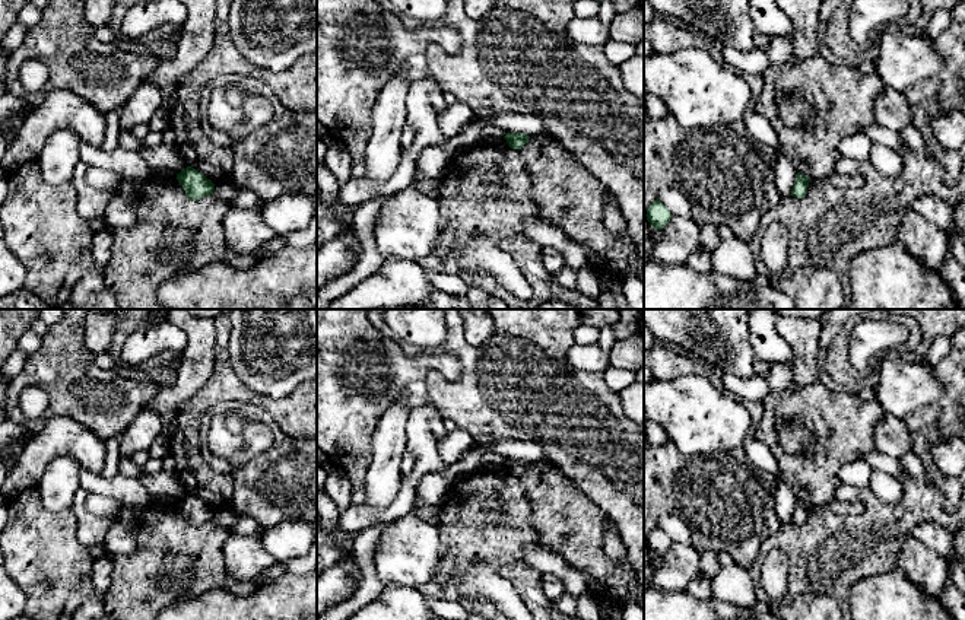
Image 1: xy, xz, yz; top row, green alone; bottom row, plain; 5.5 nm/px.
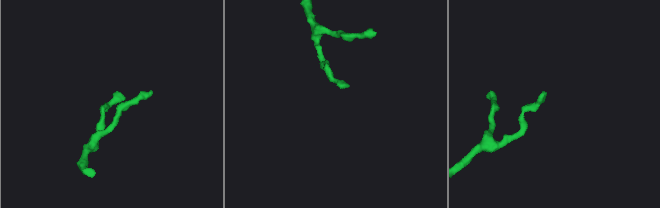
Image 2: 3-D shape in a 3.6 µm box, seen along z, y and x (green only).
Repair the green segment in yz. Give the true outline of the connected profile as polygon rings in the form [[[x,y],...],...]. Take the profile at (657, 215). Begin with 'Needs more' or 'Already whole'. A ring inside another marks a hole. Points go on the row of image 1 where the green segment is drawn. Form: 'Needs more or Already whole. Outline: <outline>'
Already whole. Outline: [[[657,198],[647,210],[647,220],[653,228],[661,230],[672,219],[670,210]]]

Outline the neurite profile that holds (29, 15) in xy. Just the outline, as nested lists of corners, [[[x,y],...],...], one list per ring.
[[[26,4],[18,16],[18,23],[29,28],[34,28],[41,19],[41,10],[34,4]]]

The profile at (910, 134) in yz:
[[[910,124],[899,131],[899,137],[908,144],[911,149],[921,149],[926,147],[924,137],[921,131],[914,125]]]

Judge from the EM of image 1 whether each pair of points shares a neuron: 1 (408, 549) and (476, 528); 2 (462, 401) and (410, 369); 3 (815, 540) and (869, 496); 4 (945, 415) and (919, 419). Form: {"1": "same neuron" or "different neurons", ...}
{"1": "different neurons", "2": "different neurons", "3": "same neuron", "4": "same neuron"}

